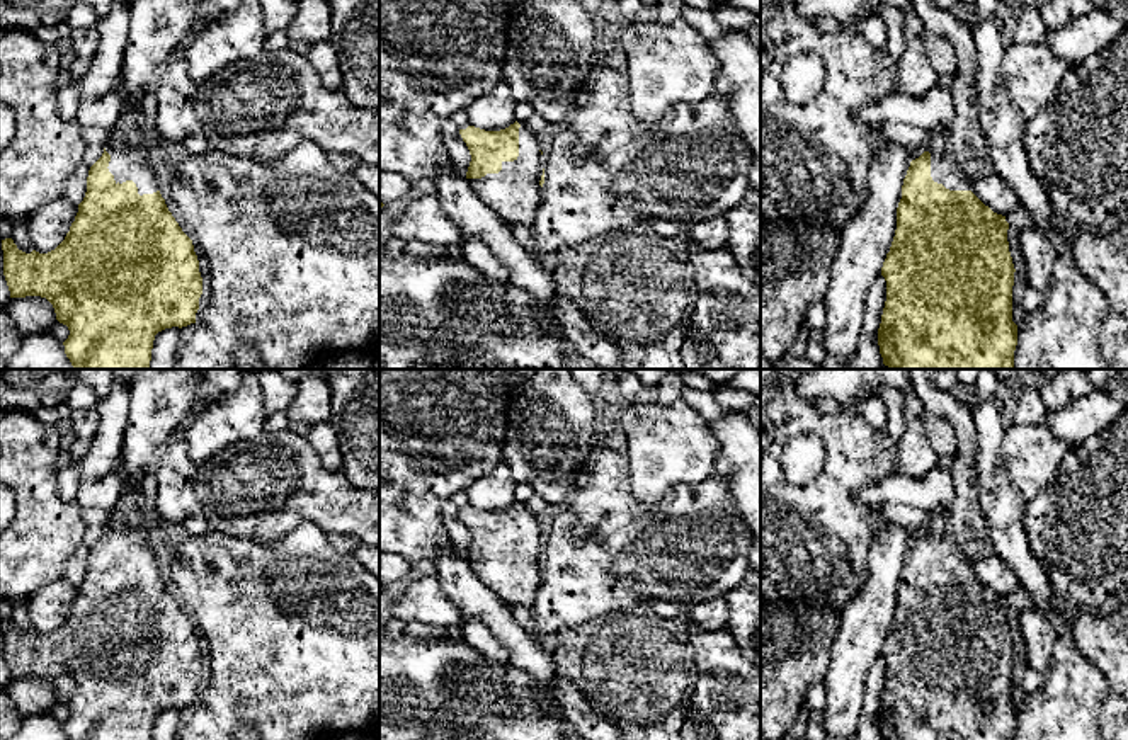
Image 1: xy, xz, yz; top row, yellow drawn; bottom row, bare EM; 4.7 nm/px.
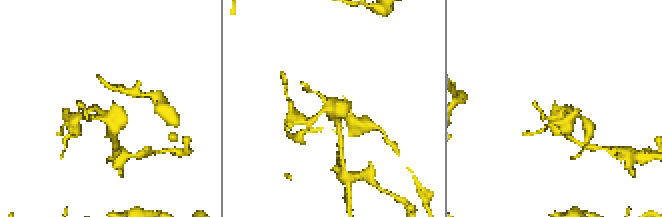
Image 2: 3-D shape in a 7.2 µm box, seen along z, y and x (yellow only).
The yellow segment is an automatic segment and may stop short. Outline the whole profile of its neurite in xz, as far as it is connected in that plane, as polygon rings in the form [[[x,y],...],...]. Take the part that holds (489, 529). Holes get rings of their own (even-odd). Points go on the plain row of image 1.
[[[524,504],[500,512],[459,510],[471,543],[466,560],[480,580],[505,604],[531,607],[541,583],[544,539]]]

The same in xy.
[[[138,519],[133,526],[124,529],[111,529],[109,526],[104,529],[102,538],[88,551],[87,573],[83,582],[78,585],[75,602],[71,604],[65,621],[54,631],[48,635],[39,635],[36,631],[26,635],[17,629],[12,619],[2,621],[3,657],[10,672],[10,679],[41,677],[53,686],[56,701],[66,706],[70,711],[68,720],[63,723],[68,740],[151,740],[153,721],[158,713],[172,708],[182,709],[196,704],[199,679],[202,675],[199,641],[194,633],[192,621],[182,612],[158,572],[150,532],[151,526],[141,524]]]

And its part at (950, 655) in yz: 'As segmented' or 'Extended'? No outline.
Extended

